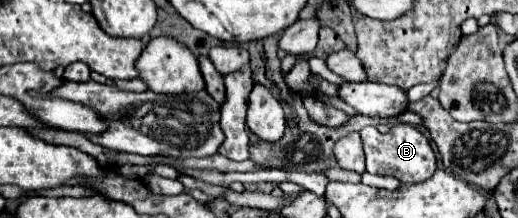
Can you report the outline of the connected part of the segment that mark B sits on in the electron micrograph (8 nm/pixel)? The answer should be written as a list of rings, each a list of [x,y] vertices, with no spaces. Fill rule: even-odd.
[[[395,124],[389,128],[387,134],[381,134],[375,126],[367,126],[359,134],[363,140],[369,174],[395,176],[401,182],[423,182],[429,180],[437,170],[437,156],[427,136],[411,124]]]

